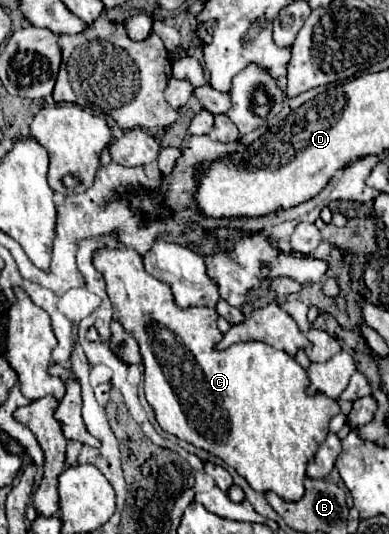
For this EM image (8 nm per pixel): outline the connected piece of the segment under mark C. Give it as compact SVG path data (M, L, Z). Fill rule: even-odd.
M103 248L103 252L97 252L95 254L95 268L99 268L99 272L103 274L105 282L107 282L107 294L115 306L115 312L117 312L117 318L121 322L121 326L125 328L125 332L129 332L139 348L141 348L141 356L143 356L143 364L145 364L145 398L149 402L149 406L153 408L155 412L155 418L159 422L159 426L177 436L179 440L185 440L185 442L191 442L193 446L197 448L203 448L215 456L219 456L225 464L229 464L231 468L235 468L247 482L249 486L255 490L255 492L275 492L277 496L281 496L283 500L299 500L303 496L303 478L305 478L305 468L307 468L307 462L313 460L315 456L315 450L319 448L319 444L325 440L325 436L329 434L329 420L339 412L339 406L335 400L327 400L325 396L307 396L305 390L307 390L307 372L295 362L293 356L289 356L287 352L281 352L281 350L275 350L273 346L265 344L265 342L239 342L239 344L233 344L229 346L227 350L217 350L216 344L223 338L223 334L217 330L217 312L215 308L205 308L205 306L189 306L189 308L179 308L175 304L175 298L173 298L173 292L167 284L159 282L157 278L153 278L151 274L145 272L143 268L143 260L137 252L131 252L131 250L121 250L121 248L115 248L115 250L109 250L109 248Z

